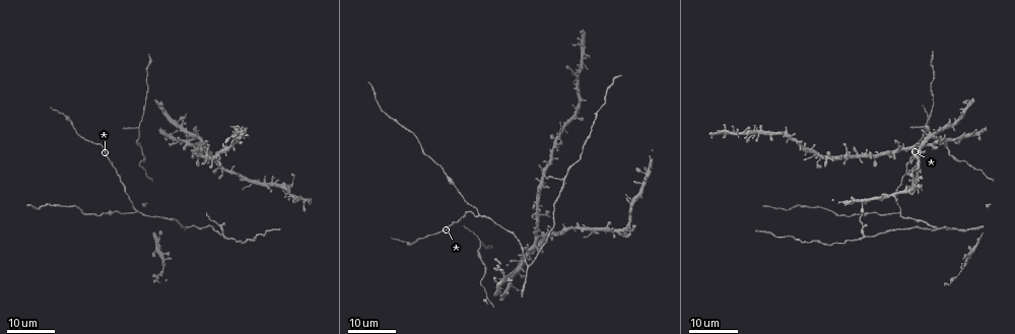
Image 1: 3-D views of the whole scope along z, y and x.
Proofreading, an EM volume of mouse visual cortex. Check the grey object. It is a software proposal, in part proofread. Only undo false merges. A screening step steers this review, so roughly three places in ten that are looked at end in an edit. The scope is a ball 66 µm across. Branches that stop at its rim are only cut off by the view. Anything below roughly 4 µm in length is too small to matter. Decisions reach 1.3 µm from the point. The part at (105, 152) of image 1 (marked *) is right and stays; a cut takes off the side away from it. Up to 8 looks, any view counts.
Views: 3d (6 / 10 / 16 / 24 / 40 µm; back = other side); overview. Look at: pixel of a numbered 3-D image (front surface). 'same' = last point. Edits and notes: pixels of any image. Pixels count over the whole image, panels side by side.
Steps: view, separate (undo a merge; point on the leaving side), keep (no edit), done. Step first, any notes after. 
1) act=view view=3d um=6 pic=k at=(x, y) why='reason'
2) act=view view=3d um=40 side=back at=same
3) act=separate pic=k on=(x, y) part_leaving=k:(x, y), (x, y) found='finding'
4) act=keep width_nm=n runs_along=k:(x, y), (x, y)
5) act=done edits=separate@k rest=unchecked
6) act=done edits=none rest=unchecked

act=view view=3d um=24 pic=1 at=(899, 211) why='three arms meet'

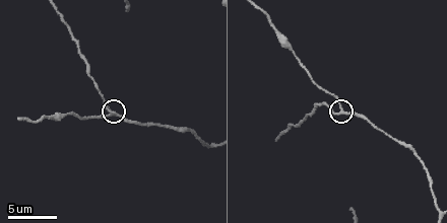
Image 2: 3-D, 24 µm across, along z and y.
act=view view=3d um=10 pic=2 at=(340, 109)

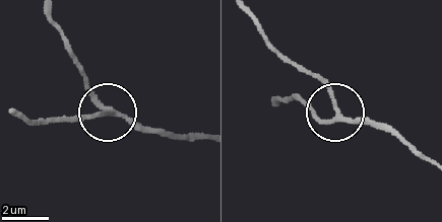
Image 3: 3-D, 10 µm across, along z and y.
act=keep runs_along=3:(276, 104), (298, 98), (332, 116), (302, 65) found='continuous, no second neuron'

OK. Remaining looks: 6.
act=view view=3d um=24 pic=1 at=(531, 252)

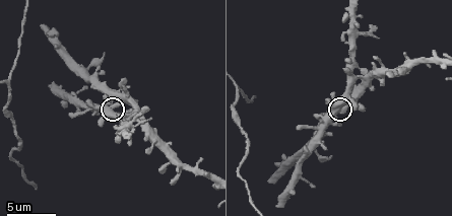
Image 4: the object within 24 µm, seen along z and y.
act=view view=3d um=6 pic=4 at=(112, 105)

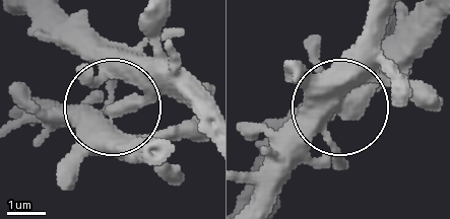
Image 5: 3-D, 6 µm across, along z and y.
act=view view=3d um=6 side=back pic=5 at=(348, 107)

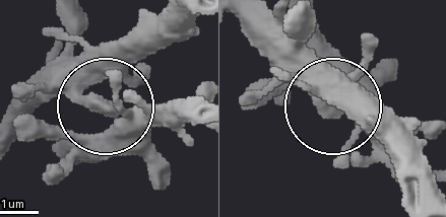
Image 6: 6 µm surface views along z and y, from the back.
act=keep found='all the same neuron'

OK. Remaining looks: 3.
act=view view=3d um=24 pic=1 at=(863, 235) why='two arms in line, one across'

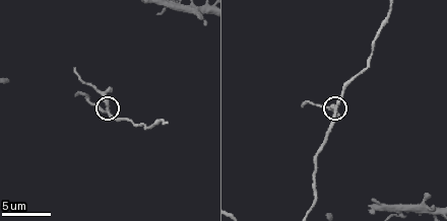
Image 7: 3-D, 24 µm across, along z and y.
act=view view=3d um=6 pic=7 at=(337, 109)

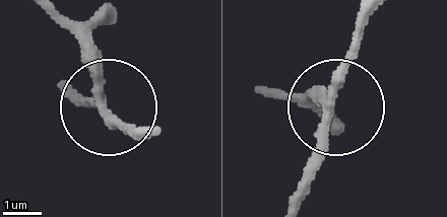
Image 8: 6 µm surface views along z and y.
act=view view=3d um=6 side=back pic=8 at=(327, 102)

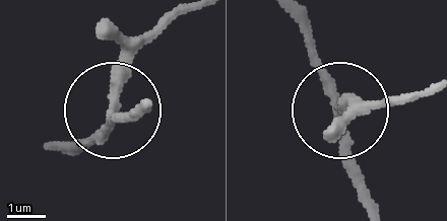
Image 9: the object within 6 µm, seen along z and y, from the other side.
act=keep arms=3 runs_along=9:(372, 203), (336, 105), (382, 105) found='all the same neuron'

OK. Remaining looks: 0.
act=done edits=none rest=unchecked

